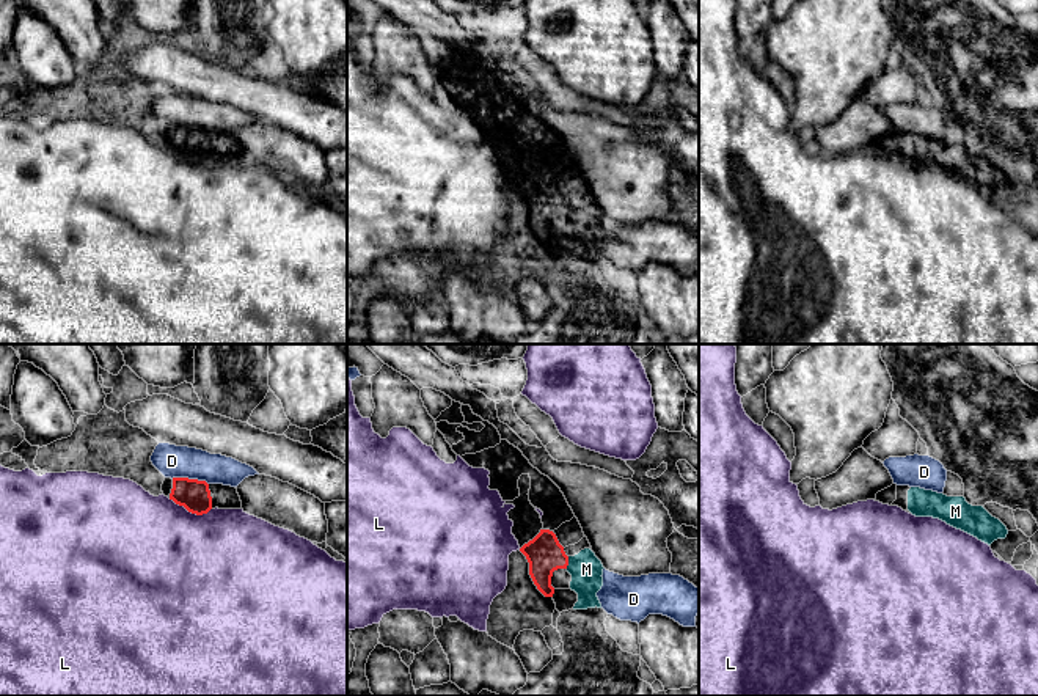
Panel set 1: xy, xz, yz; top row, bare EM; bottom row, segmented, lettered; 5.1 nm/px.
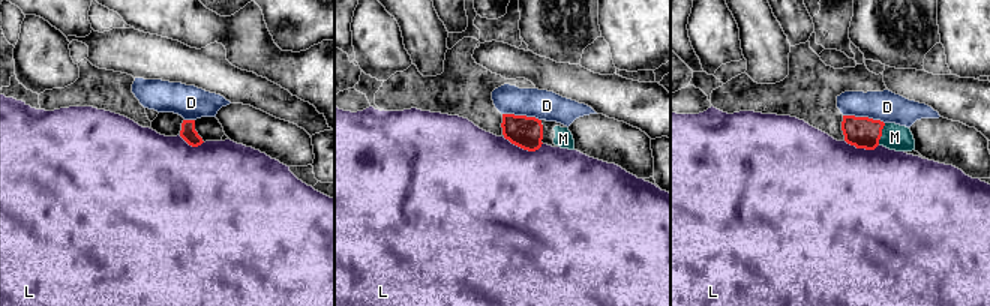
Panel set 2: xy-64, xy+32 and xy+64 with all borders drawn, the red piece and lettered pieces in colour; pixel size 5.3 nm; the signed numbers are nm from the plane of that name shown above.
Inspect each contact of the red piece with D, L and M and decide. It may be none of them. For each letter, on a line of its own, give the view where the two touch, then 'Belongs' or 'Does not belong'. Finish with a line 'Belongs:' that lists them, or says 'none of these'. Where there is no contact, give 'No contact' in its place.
D: Touches red in xy. Does not belong
L: Touches red in xy. Does not belong
M: Touches red in xz. Belongs
Belongs: M

